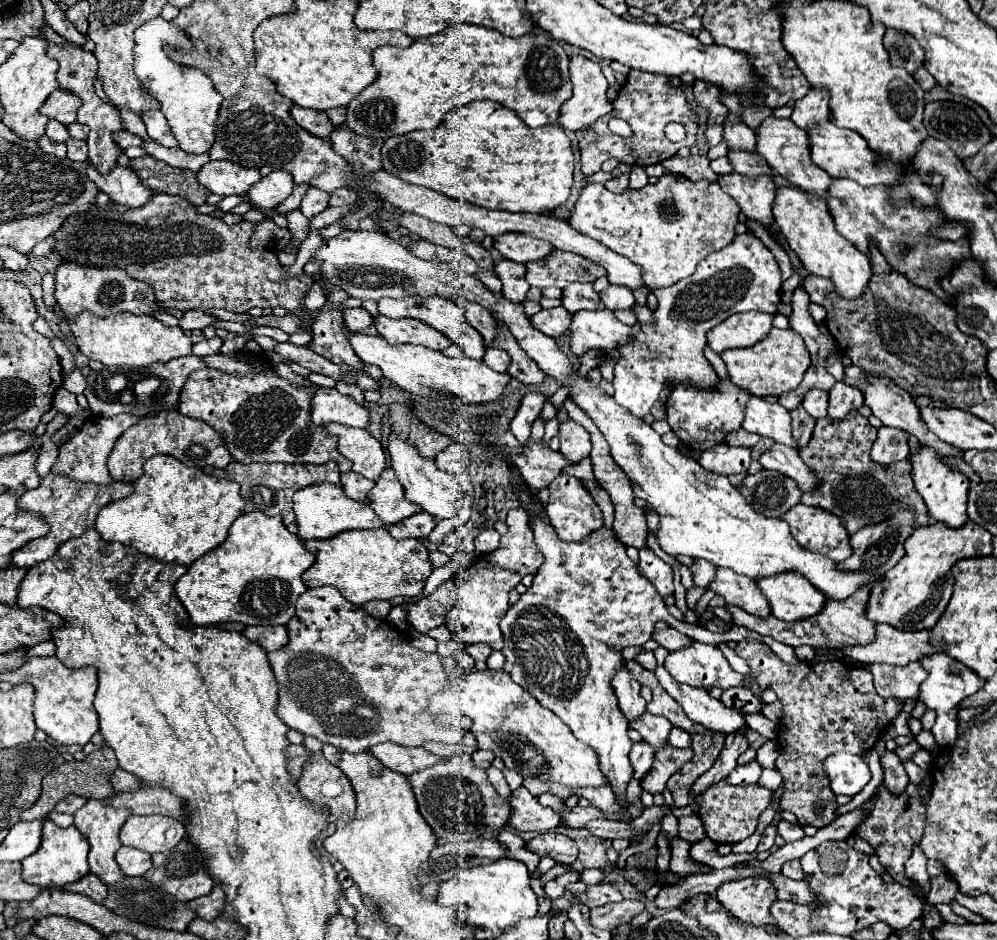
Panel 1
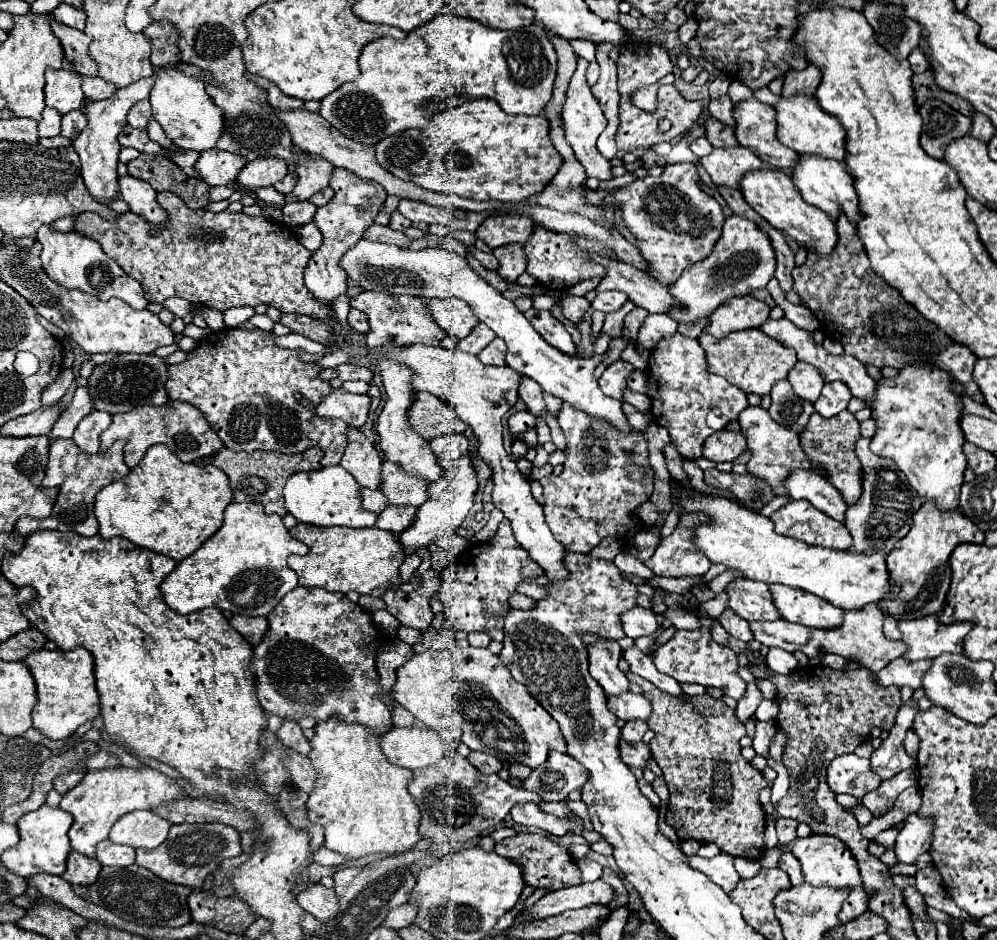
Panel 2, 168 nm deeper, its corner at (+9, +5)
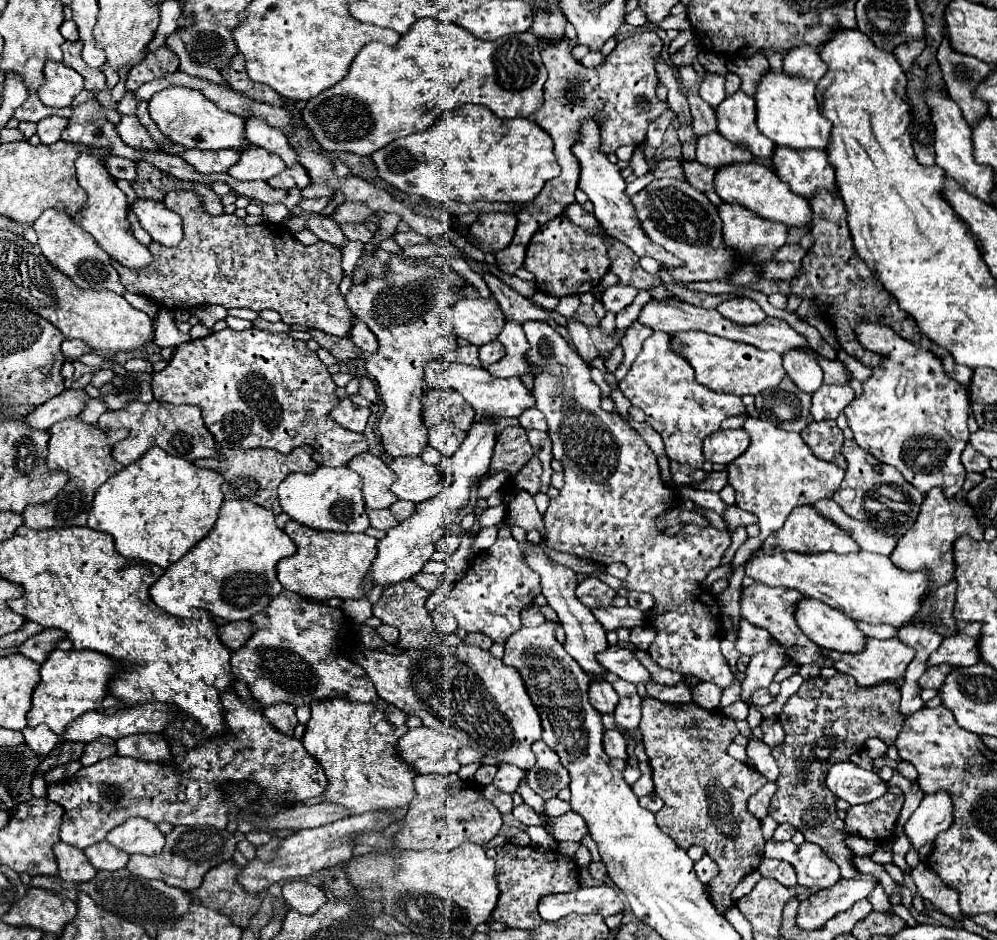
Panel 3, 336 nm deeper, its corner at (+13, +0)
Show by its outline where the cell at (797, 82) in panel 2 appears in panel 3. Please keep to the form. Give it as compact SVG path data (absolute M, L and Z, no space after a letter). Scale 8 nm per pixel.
M794 47L784 55L784 69L790 75L800 75L804 79L820 81L828 71L826 63L820 59L820 47Z

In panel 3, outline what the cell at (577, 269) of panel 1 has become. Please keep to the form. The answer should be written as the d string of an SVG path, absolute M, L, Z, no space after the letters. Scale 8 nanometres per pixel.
M566 217L552 219L544 223L530 239L526 249L524 267L536 277L536 285L540 291L564 297L564 295L582 295L598 287L602 275L610 269L608 259L610 243L594 231L586 231L572 223Z

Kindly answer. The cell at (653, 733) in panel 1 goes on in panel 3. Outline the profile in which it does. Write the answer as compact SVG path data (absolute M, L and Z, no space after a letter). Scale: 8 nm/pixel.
M590 681L588 701L600 713L612 713L618 705L618 695L608 681Z

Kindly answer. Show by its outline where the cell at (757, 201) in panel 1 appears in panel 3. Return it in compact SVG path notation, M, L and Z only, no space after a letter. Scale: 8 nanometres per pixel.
M712 131L710 135L698 137L696 159L706 167L718 169L730 163L746 163L746 161L752 161L754 157L746 147L730 143L728 139L718 135L718 131Z

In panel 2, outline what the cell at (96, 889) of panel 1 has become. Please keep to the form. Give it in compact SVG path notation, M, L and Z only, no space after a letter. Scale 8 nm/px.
M70 852L70 858L68 858L68 866L66 866L66 872L62 874L62 878L70 884L80 884L80 886L90 886L96 882L98 878L98 872L100 872L100 862L88 858L88 856L82 856L78 852Z

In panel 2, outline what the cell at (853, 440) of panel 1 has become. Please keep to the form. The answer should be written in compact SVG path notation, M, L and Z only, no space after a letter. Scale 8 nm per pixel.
M848 410L832 418L822 418L818 412L814 412L806 430L800 434L800 446L804 454L812 464L818 464L818 470L824 470L824 476L828 476L828 482L836 486L848 506L858 502L862 496L862 464L854 454L854 442L860 436L860 424Z

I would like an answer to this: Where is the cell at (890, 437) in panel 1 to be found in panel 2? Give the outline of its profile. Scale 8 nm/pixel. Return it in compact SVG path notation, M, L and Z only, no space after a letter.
M860 438L856 442L856 454L864 468L864 492L860 500L846 510L846 528L854 538L854 544L848 552L864 554L888 554L894 550L896 542L904 538L912 526L914 512L920 510L924 500L908 484L906 476L894 466L892 460L886 460L870 450L870 438Z

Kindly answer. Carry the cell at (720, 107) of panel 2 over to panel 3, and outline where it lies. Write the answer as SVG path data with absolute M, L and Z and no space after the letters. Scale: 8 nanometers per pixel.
M706 73L702 77L698 93L706 103L710 103L712 107L718 107L718 103L722 103L722 99L726 97L726 95L722 95L722 91L724 91L724 77L722 75Z

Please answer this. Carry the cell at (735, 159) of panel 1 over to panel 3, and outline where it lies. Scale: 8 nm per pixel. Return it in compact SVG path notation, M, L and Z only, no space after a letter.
M686 93L686 99L690 103L692 127L694 127L696 135L706 135L706 133L716 131L716 113L714 113L714 109L698 93Z

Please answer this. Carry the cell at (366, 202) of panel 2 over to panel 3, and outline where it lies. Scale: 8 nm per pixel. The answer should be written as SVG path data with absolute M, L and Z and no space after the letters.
M342 203L342 205L334 211L332 219L334 219L336 223L364 223L364 219L368 219L370 215L374 215L374 211L368 209L368 207L362 205L362 203Z

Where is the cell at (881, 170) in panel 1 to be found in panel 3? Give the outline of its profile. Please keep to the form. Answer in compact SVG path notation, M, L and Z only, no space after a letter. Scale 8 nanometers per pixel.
M768 69L754 93L758 129L766 137L770 137L776 145L788 145L794 149L808 149L808 147L826 149L830 141L830 123L818 111L814 93L816 93L814 81L792 77L786 71Z

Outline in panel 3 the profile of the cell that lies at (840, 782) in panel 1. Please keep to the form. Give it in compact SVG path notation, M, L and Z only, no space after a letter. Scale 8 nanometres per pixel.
M850 761L830 767L826 775L826 787L838 799L848 801L850 805L870 803L888 791L886 783L882 783L874 771L864 771Z

